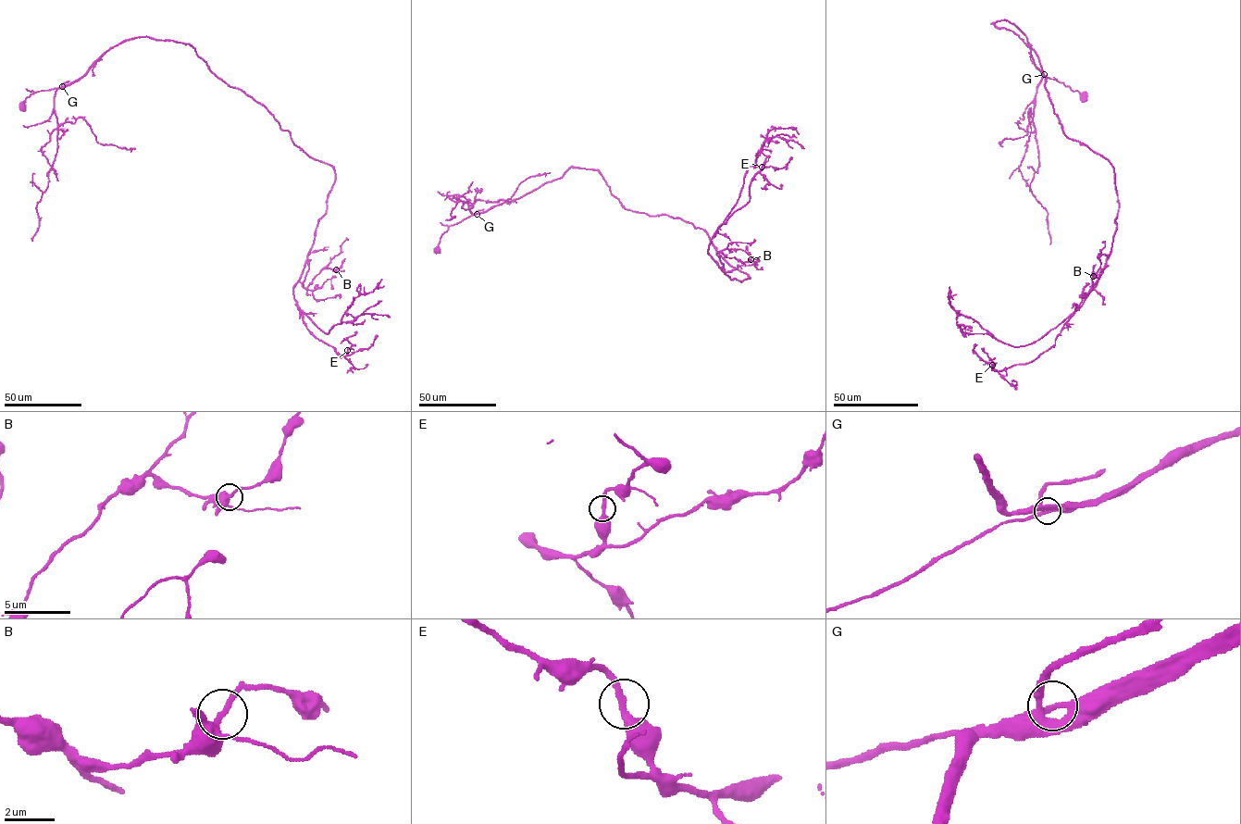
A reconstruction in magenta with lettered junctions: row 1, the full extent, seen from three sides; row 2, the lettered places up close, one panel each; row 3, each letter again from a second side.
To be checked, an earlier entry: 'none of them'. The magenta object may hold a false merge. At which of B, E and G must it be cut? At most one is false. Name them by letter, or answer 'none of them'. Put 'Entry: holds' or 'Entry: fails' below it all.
none of them
Entry: holds

